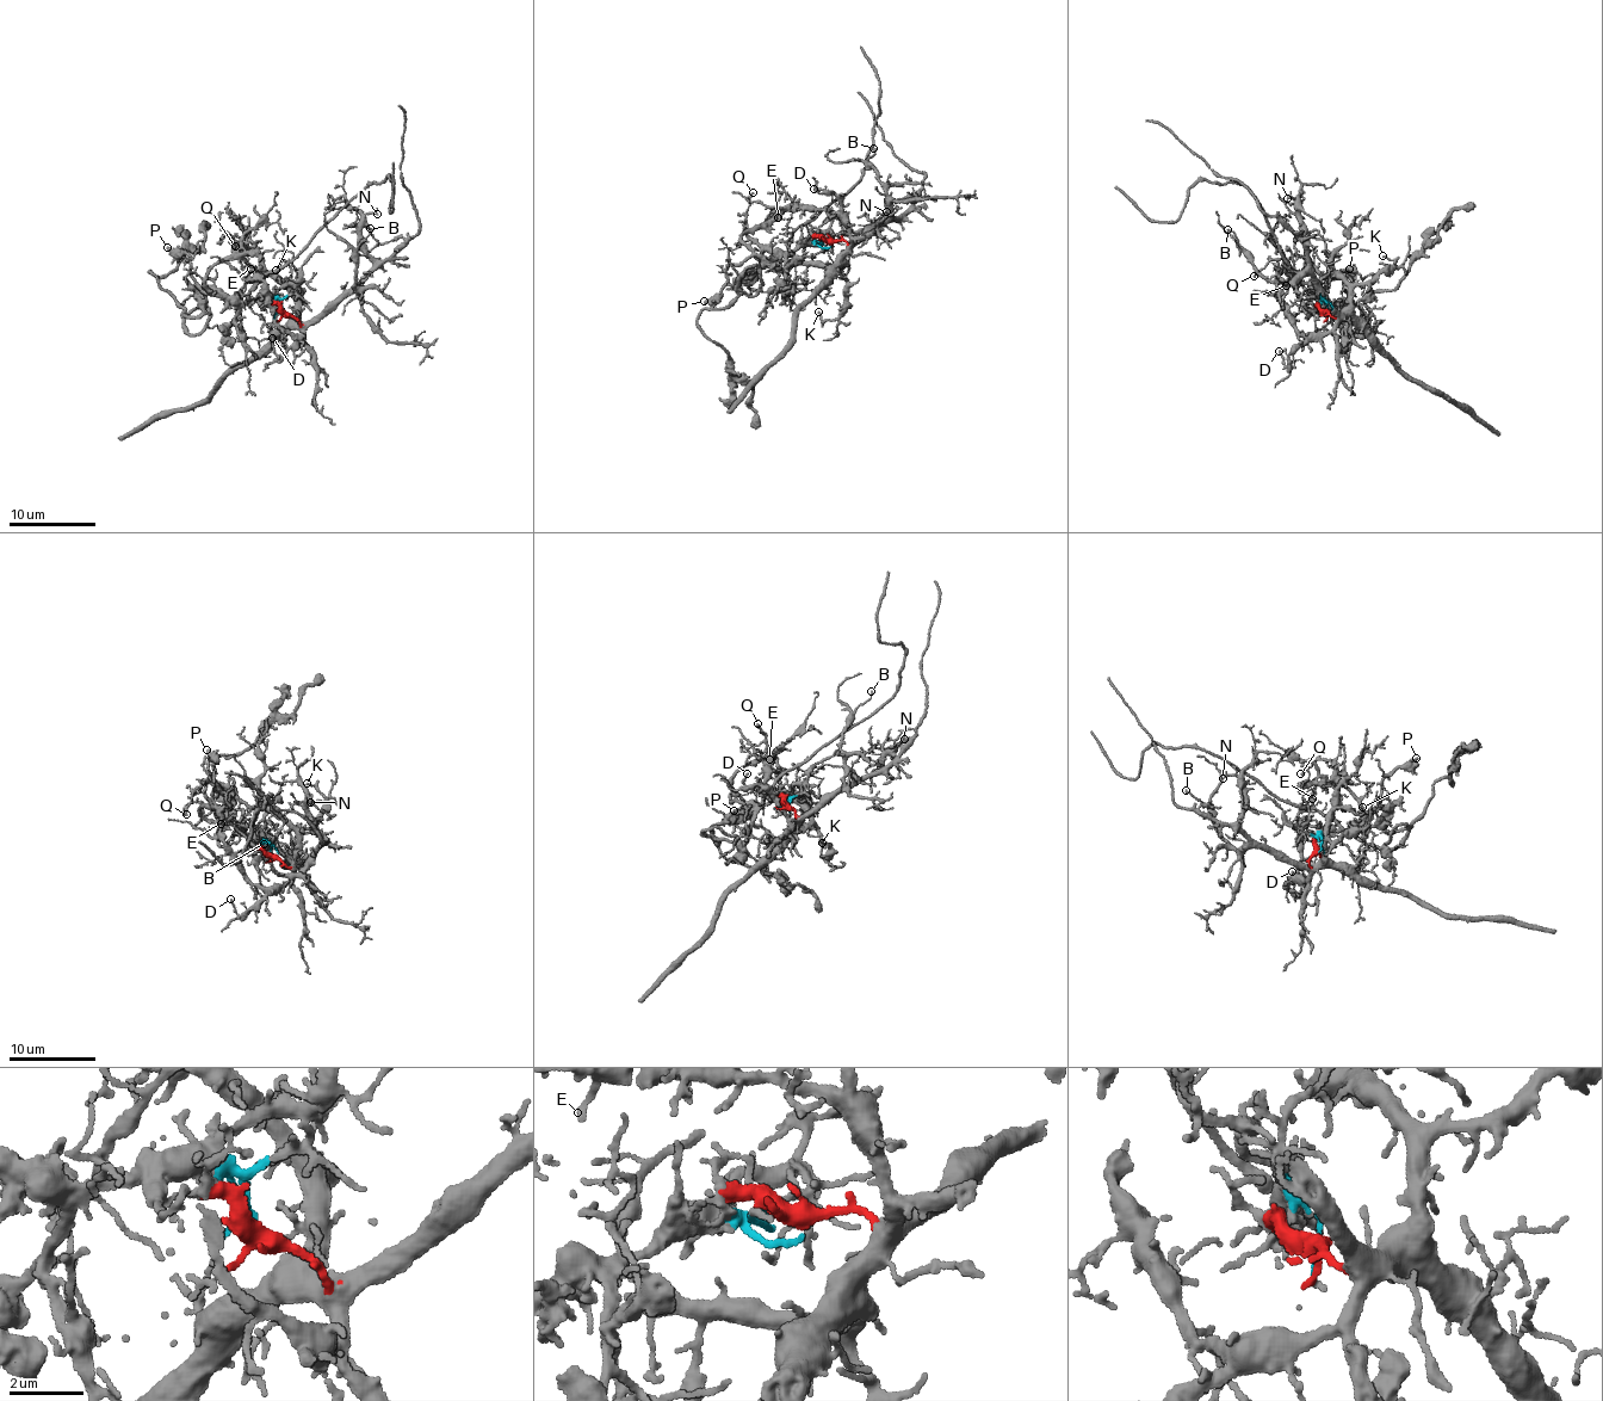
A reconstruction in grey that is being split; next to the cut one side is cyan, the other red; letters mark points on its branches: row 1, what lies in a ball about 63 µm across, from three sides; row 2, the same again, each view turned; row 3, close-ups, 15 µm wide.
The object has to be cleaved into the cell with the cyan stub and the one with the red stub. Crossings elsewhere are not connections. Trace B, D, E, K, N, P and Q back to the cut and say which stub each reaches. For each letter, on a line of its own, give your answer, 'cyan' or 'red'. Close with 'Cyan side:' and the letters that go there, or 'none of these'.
B: red
D: red
E: red
K: red
N: red
P: cyan
Q: red
Cyan side: P

